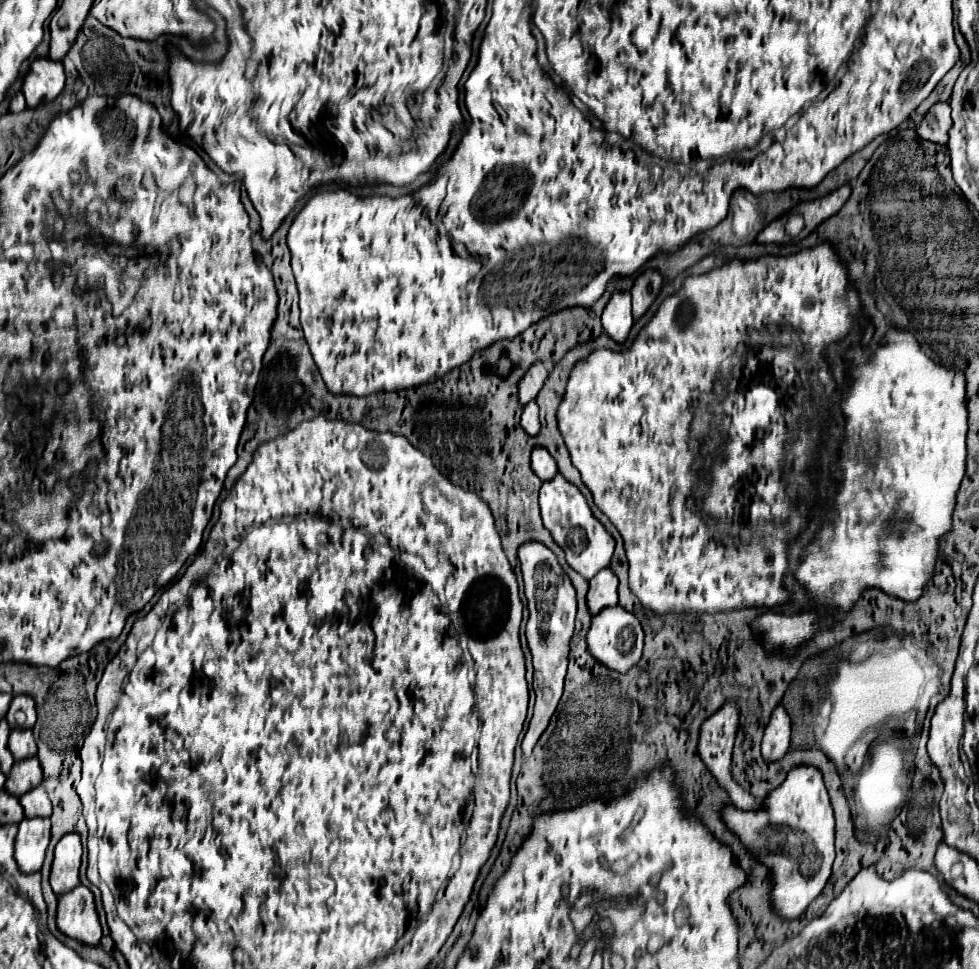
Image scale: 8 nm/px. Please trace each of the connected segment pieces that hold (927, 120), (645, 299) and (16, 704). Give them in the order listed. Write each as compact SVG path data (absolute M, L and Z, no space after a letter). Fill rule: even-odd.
M949 100L937 102L931 106L931 110L923 116L923 120L917 126L917 134L923 140L931 140L937 144L945 144L949 138L949 128L951 128L951 108Z
M649 268L643 274L639 274L633 282L631 288L631 298L633 298L633 318L637 320L639 316L643 316L647 312L647 308L653 304L657 292L661 290L663 278L659 274L659 270Z
M13 696L5 718L11 724L11 728L33 728L37 720L35 702L29 696Z

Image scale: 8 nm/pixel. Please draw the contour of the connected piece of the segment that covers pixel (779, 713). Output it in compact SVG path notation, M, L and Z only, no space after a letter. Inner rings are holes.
M779 702L773 708L771 720L765 728L763 746L761 746L763 758L765 760L779 760L789 750L789 740L791 740L791 718L789 718L785 706Z

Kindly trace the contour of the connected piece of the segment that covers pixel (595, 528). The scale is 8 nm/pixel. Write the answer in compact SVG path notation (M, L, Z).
M557 472L551 480L543 480L539 490L539 504L543 524L551 532L555 542L565 550L565 558L571 568L575 568L585 580L591 580L601 568L609 566L615 540L593 516L585 494L573 482L569 482L561 472Z

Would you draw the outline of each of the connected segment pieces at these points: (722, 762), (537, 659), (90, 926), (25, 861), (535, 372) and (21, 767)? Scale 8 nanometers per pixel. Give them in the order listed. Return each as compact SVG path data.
M733 700L726 701L726 706L723 706L715 714L709 716L707 720L703 720L701 730L699 730L697 752L699 752L701 760L703 760L703 764L709 768L709 772L717 778L719 786L729 794L729 798L735 804L739 804L741 808L751 808L751 804L755 804L755 796L751 796L749 792L741 792L741 786L731 778L731 760L735 736L739 729L740 711Z
M527 540L519 546L519 560L525 580L525 596L529 600L529 622L527 622L527 642L533 654L533 688L537 694L535 700L535 712L529 722L529 730L523 738L521 750L523 756L531 756L531 750L543 730L547 728L559 698L563 694L563 680L567 670L567 652L569 652L569 640L573 636L575 628L575 612L577 612L577 600L575 600L575 588L569 580L569 576L563 572L563 568L557 562L557 556L549 546L545 546L539 540Z
M79 884L71 892L59 896L57 926L65 936L75 938L81 944L89 944L89 946L99 944L101 924L95 910L93 894L87 886Z
M25 818L15 838L15 860L23 872L39 872L51 840L49 818Z
M533 362L531 368L521 376L519 380L519 400L521 404L527 404L527 400L533 400L543 386L543 380L547 378L547 368L543 362Z
M33 756L33 758L25 758L25 760L15 762L11 774L7 776L5 788L7 788L7 792L21 796L23 792L39 786L41 782L43 782L43 770L41 770L39 760Z

